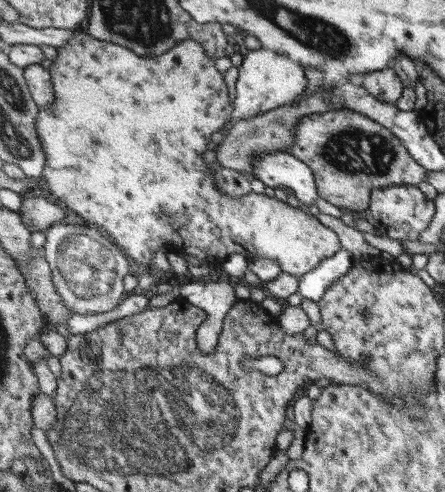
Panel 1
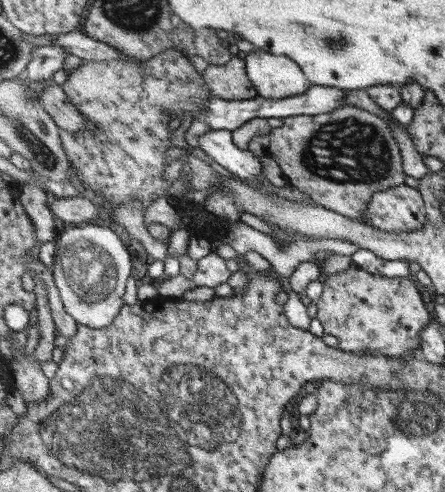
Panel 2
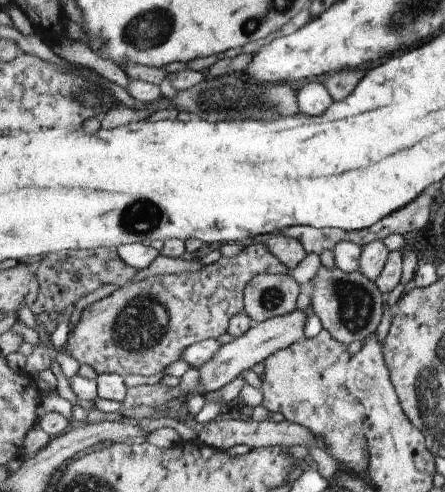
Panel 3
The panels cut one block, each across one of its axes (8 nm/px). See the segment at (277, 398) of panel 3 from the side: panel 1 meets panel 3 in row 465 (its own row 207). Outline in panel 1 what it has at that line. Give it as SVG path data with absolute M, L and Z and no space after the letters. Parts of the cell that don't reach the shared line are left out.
M335 110L311 114L295 126L295 144L285 152L297 156L315 170L315 180L321 198L341 208L343 212L361 214L371 208L373 192L379 188L417 186L427 180L429 170L419 164L397 134L357 112Z

